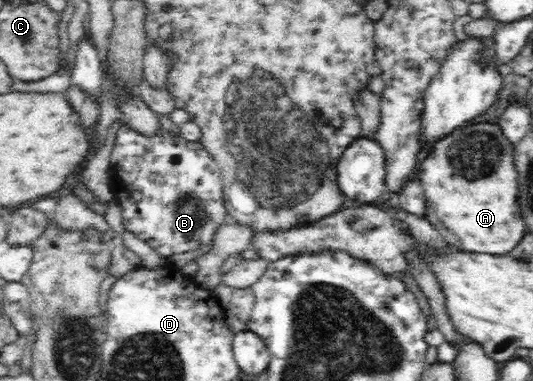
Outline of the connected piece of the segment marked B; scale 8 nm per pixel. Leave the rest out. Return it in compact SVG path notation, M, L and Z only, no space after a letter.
M123 125L116 133L111 152L109 181L113 198L123 210L126 230L136 234L163 258L179 253L189 253L201 245L213 245L218 239L219 229L231 221L223 198L222 174L214 158L198 142L188 142L181 136L163 130L158 136L149 138Z

